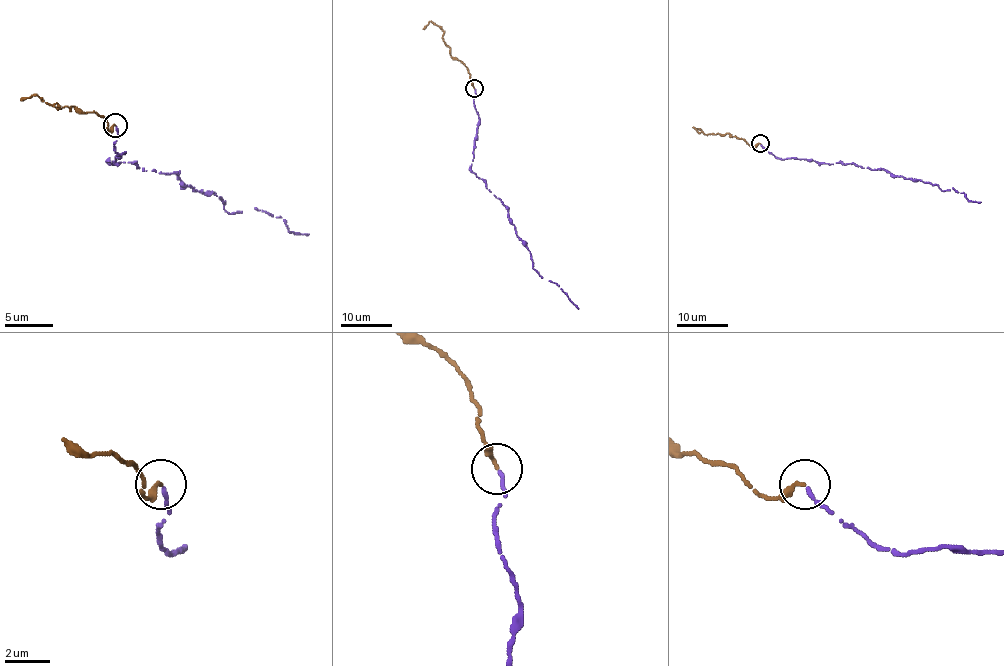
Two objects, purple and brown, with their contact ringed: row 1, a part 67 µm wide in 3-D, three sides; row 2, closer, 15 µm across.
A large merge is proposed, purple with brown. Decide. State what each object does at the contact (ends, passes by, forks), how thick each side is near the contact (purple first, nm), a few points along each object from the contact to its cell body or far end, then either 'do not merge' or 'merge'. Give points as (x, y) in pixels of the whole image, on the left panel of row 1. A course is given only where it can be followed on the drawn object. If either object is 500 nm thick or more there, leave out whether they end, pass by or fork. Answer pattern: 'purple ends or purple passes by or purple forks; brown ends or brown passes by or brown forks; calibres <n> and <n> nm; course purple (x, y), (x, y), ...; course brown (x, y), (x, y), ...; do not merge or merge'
purple ends; brown ends; calibres 190 and 220 nm; course purple (117, 126), (114, 150), (124, 152), (107, 162), (176, 173), (219, 197), (229, 214), (262, 209), (308, 233); course brown (114, 126), (107, 130), (102, 116), (71, 107), (57, 107), (59, 109), (35, 95), (21, 99); merge

